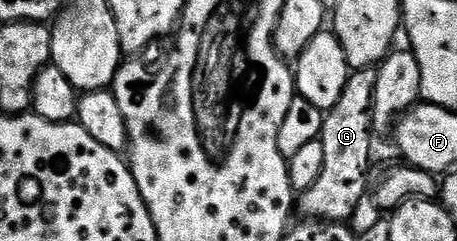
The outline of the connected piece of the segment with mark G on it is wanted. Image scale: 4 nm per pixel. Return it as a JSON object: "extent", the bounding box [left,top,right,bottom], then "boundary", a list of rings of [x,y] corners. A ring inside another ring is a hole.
{"extent":[299,69,377,223],"boundary":[[[376,69],[372,70],[355,70],[352,71],[347,80],[347,85],[344,86],[343,92],[339,96],[338,102],[335,103],[335,108],[325,111],[325,119],[323,120],[323,128],[321,129],[320,142],[323,144],[323,173],[319,176],[319,180],[315,180],[315,184],[311,184],[311,188],[300,191],[299,194],[299,210],[305,213],[304,217],[309,220],[320,220],[322,222],[343,222],[348,223],[349,217],[356,212],[361,206],[361,201],[365,198],[365,193],[370,193],[371,182],[369,186],[369,157],[373,154],[373,137],[375,131],[373,128],[373,93],[375,92],[375,80],[377,79]]]}

